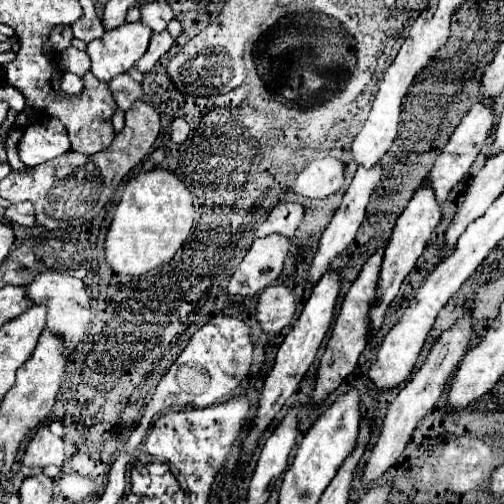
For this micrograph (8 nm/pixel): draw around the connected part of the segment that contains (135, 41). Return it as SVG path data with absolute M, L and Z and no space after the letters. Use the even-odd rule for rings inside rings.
M123 23L87 45L91 57L91 73L99 81L111 81L115 75L127 73L135 61L145 55L151 29L143 23Z

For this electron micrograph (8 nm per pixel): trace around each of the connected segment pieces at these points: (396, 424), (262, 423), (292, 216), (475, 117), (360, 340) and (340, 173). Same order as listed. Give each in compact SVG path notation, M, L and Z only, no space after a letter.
M467 309L463 317L459 317L455 321L455 325L451 325L447 331L441 333L441 337L435 339L425 363L421 365L419 371L415 371L415 375L401 387L401 391L397 393L397 397L393 399L393 403L387 409L387 415L383 419L381 425L381 433L379 439L371 451L371 457L365 465L365 473L363 473L363 485L373 485L373 481L377 481L389 467L393 467L403 451L403 447L407 445L407 441L413 435L413 429L417 427L417 423L431 411L435 409L441 393L445 391L445 385L449 383L449 379L455 375L459 363L463 361L463 357L469 353L471 349L471 341L475 337L475 329L471 323L471 311Z
M335 269L327 271L327 273L315 283L315 287L313 287L313 291L311 291L311 297L307 299L307 303L305 303L305 307L303 307L301 317L295 321L293 329L291 329L291 331L287 333L287 337L283 339L283 343L281 343L281 347L279 347L279 353L277 353L277 359L275 359L275 365L273 365L273 369L269 371L269 375L267 375L267 379L265 379L265 389L263 389L263 393L261 393L259 411L257 411L257 417L255 417L255 421L253 421L253 429L251 429L249 437L247 437L247 441L243 443L243 451L241 451L241 461L243 461L243 463L251 457L251 453L253 453L253 449L255 449L255 445L257 445L261 433L271 425L273 417L279 413L279 409L285 405L285 401L297 391L297 387L299 387L299 383L301 383L301 379L303 379L303 375L307 373L309 365L313 363L313 359L315 359L315 355L317 355L317 349L319 349L319 345L321 345L321 341L323 341L323 337L325 337L325 333L327 333L331 321L333 321L333 311L335 311L335 305L337 305L341 281L343 281L343 279L341 279L341 271L335 271Z
M283 201L283 203L279 203L271 209L269 217L259 225L255 235L265 237L269 233L281 233L285 237L293 237L293 233L297 231L303 215L305 215L305 209L303 209L301 203Z
M483 101L473 103L473 107L469 109L469 113L461 119L459 127L457 127L455 133L451 135L449 143L445 145L445 149L441 151L441 155L437 157L437 161L435 161L435 165L433 165L431 173L429 173L429 179L431 179L433 189L435 189L435 195L437 195L437 199L441 199L441 203L447 199L449 191L451 191L457 183L461 183L463 179L469 177L469 169L471 169L475 157L481 153L483 145L487 143L487 139L489 139L493 127L495 127L495 119L497 119L495 107L493 107L493 105L485 105Z
M385 247L377 249L367 259L367 263L363 265L363 271L359 273L359 277L355 279L355 283L351 285L351 289L345 295L341 313L339 313L339 317L335 321L333 335L329 339L327 351L321 357L321 365L319 365L319 371L317 371L317 387L313 391L313 403L315 405L319 405L331 391L335 391L339 387L339 383L347 375L353 373L353 369L357 367L357 359L359 359L361 351L367 345L367 339L371 335L371 329L369 329L369 309L373 309L375 303L377 303L377 285L379 285L379 273L381 273L383 255L385 255Z
M321 157L309 163L297 177L293 191L303 197L323 199L341 189L345 181L345 165L335 157Z

